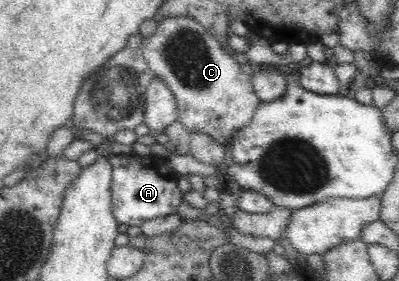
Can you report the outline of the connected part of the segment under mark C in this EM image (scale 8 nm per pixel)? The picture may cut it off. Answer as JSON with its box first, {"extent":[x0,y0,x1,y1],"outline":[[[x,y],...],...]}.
{"extent":[142,17,263,146],"outline":[[[167,17],[158,22],[155,32],[143,38],[142,53],[153,75],[158,76],[174,94],[177,120],[190,134],[202,132],[228,146],[233,135],[250,123],[256,108],[263,102],[254,92],[250,74],[242,71],[242,59],[230,55],[194,18]]]}

